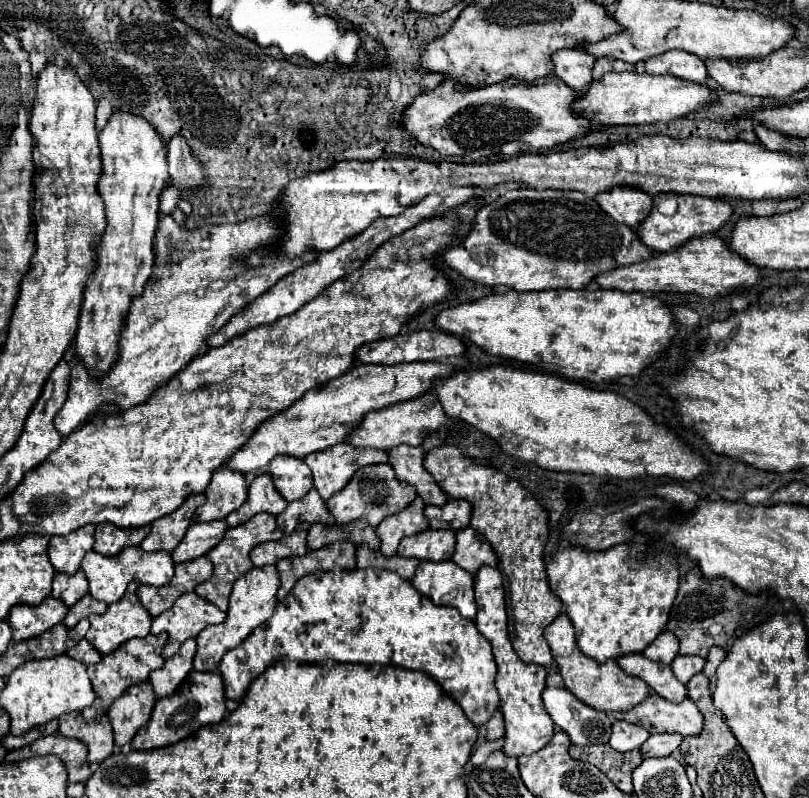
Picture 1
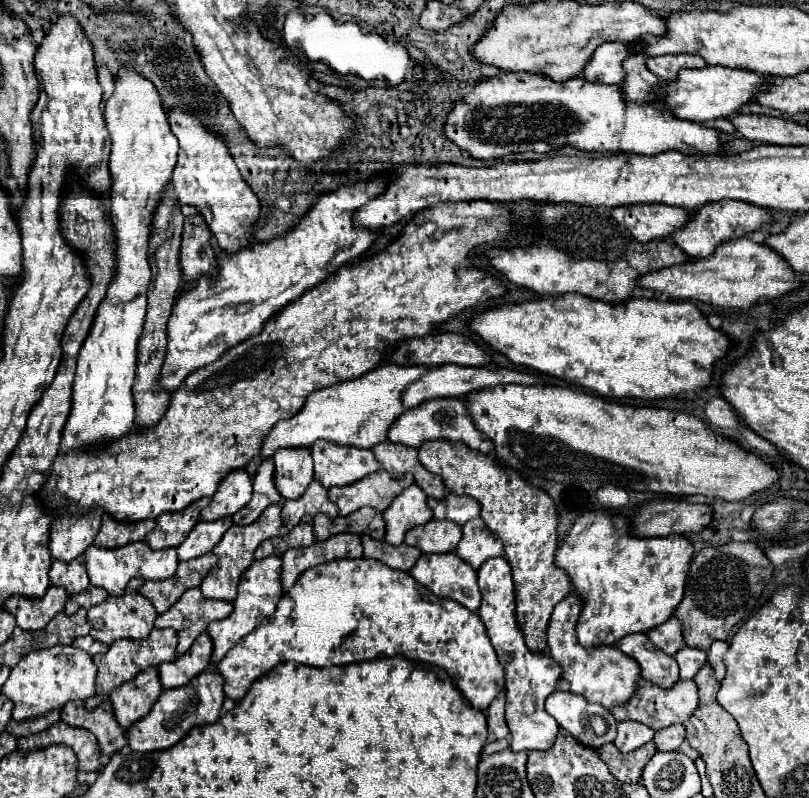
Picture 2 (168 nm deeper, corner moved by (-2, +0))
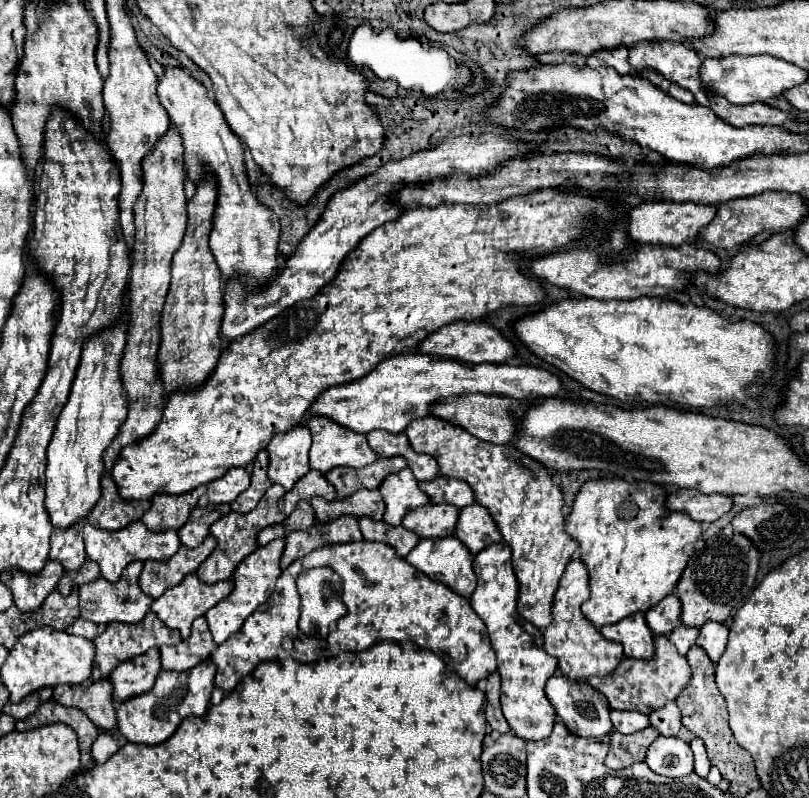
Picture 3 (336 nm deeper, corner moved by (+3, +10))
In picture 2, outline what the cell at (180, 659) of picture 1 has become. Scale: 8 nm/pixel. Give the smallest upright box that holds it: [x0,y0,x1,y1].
[158,634,212,688]

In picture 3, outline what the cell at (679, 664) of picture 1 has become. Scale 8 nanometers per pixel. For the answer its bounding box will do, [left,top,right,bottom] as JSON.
[669,626,699,654]

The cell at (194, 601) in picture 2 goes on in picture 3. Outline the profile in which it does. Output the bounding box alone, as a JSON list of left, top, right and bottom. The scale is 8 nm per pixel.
[151,574,233,640]

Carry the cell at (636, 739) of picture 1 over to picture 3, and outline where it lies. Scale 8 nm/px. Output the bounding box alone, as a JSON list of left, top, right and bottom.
[611,710,649,734]

